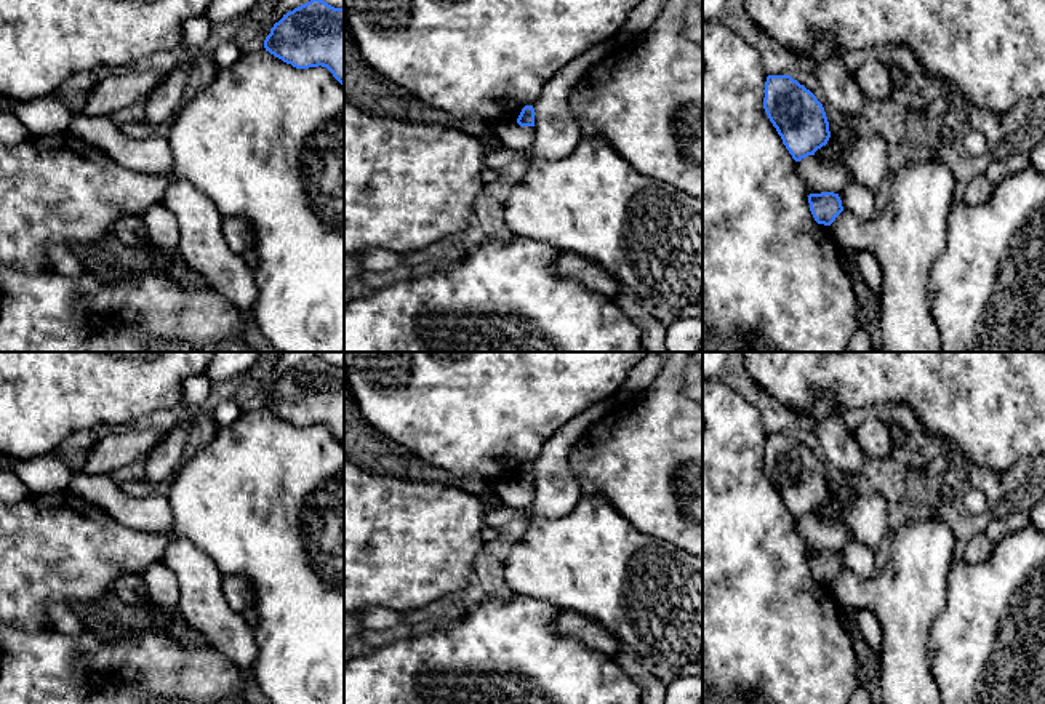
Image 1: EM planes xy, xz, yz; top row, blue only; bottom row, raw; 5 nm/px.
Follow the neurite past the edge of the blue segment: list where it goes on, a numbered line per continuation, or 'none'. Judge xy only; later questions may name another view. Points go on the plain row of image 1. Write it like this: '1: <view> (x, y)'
none

